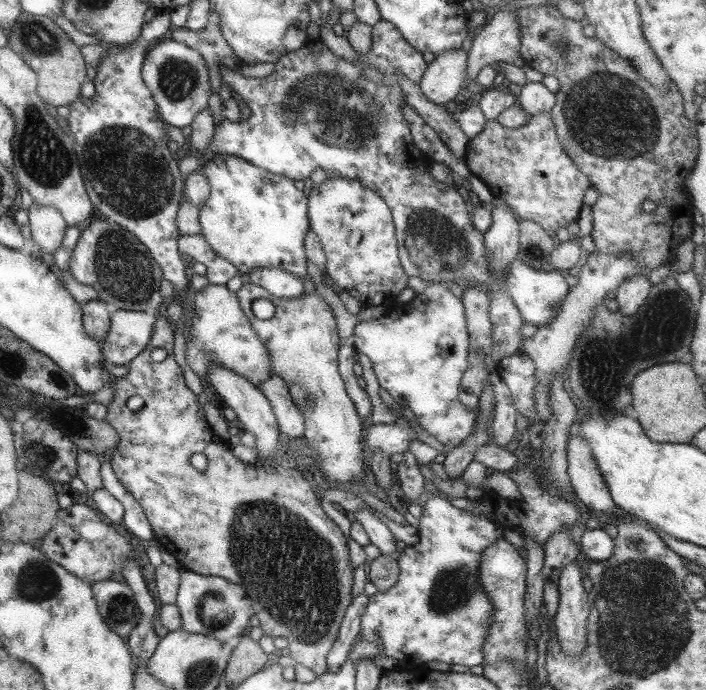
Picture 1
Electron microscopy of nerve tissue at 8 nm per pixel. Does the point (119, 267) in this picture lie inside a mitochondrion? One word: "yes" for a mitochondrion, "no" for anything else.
yes

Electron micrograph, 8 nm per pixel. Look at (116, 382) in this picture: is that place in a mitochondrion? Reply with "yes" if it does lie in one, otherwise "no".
no

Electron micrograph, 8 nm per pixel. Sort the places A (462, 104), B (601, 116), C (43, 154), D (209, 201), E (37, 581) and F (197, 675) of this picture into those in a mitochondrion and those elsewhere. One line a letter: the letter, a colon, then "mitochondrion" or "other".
A: other
B: mitochondrion
C: mitochondrion
D: other
E: mitochondrion
F: mitochondrion

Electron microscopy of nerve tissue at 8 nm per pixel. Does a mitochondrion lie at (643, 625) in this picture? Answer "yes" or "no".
yes

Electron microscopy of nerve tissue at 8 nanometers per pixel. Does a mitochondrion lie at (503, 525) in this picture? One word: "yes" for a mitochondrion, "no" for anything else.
no

